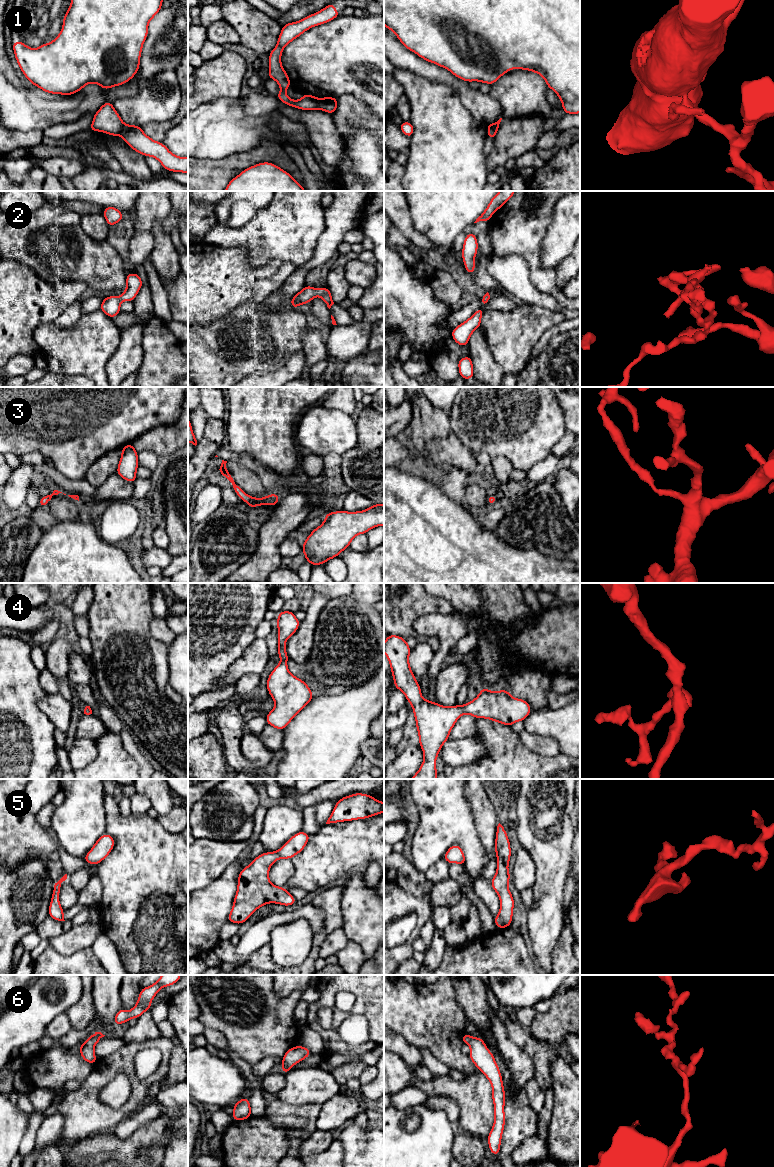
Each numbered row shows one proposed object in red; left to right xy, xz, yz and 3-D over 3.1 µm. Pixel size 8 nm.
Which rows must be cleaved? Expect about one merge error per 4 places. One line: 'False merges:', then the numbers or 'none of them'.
False merges: 1

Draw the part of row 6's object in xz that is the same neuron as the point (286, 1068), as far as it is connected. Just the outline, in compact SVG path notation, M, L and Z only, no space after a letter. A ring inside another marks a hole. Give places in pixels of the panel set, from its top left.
M295 1046L288 1049L285 1055L282 1057L283 1062L281 1064L282 1065L281 1072L283 1074L288 1073L296 1063L301 1062L311 1054L312 1054L311 1051L305 1046Z

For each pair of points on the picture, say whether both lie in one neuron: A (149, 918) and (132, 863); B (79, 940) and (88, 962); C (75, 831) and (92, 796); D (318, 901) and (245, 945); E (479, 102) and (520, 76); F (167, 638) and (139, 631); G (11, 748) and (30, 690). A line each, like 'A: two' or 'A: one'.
A: one
B: two
C: one
D: two
E: two
F: two
G: one

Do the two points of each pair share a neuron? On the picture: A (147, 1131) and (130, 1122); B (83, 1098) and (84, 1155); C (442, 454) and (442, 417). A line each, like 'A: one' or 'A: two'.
A: two
B: two
C: one

